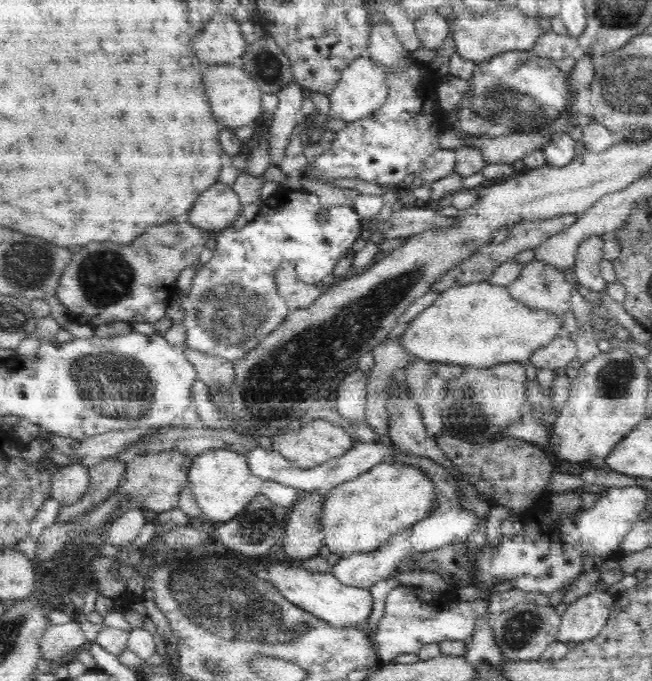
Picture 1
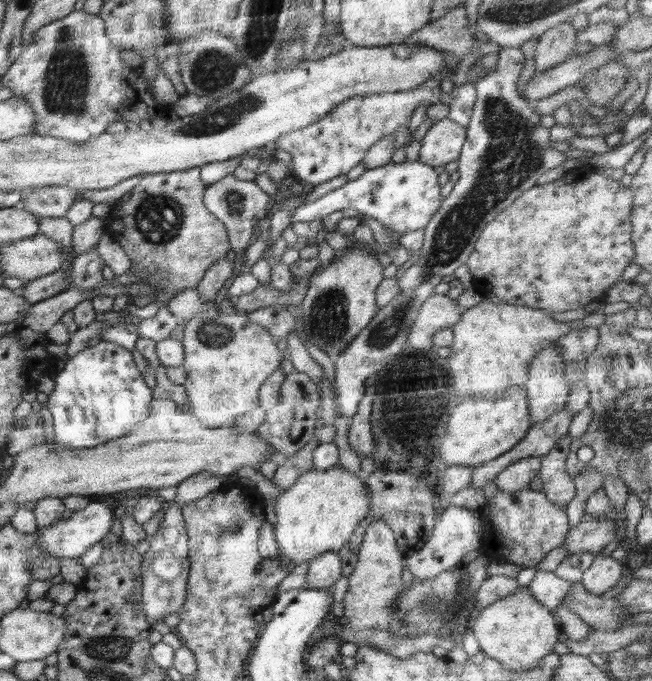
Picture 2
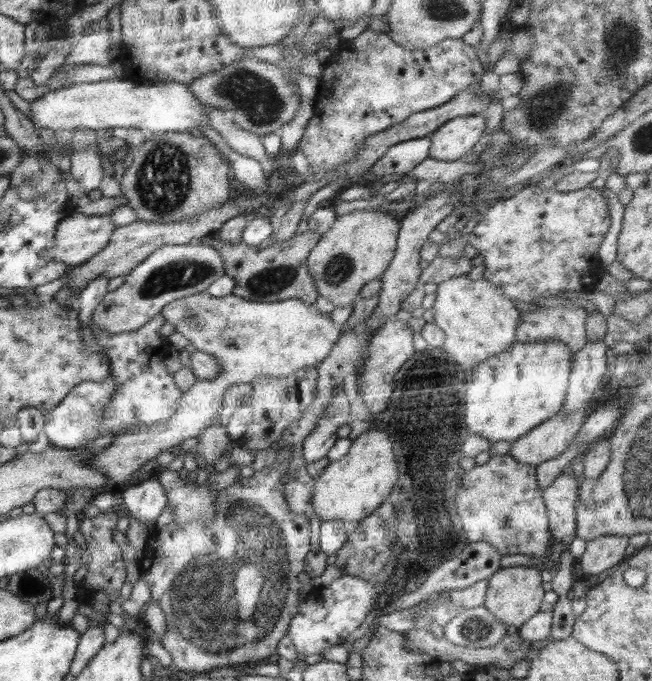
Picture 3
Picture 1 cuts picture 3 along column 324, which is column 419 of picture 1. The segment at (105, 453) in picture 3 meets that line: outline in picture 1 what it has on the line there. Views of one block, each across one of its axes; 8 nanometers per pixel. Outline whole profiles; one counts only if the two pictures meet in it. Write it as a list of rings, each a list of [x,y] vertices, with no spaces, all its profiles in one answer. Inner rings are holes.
[[[482,281],[453,287],[442,293],[432,306],[413,318],[402,334],[402,347],[410,359],[418,357],[435,363],[459,364],[462,368],[486,368],[500,363],[524,363],[534,350],[548,346],[554,338],[565,335],[564,316],[528,307],[515,300],[502,286]]]

